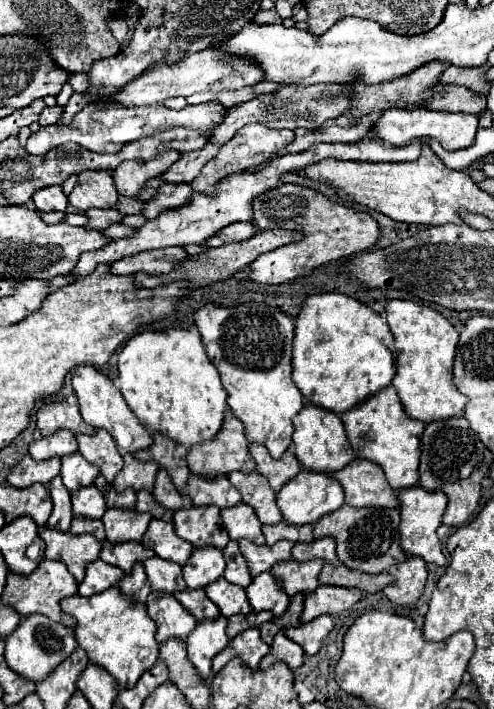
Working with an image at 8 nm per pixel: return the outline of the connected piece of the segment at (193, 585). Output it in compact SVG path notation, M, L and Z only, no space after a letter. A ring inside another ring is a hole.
M196 548L188 562L182 566L184 580L188 590L204 588L222 578L226 562L222 558L222 550L212 548Z

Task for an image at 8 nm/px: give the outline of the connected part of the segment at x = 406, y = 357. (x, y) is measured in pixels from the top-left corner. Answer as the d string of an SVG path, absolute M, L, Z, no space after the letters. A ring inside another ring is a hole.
M390 300L386 304L386 316L398 352L398 370L392 386L396 388L404 410L408 410L408 418L428 424L462 416L468 398L458 392L452 380L452 360L456 354L458 332L450 320L412 300Z

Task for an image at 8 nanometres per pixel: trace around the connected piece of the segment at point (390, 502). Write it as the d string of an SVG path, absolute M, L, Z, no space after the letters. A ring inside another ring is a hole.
M354 460L346 468L332 474L344 488L348 506L376 506L376 508L396 508L398 498L388 486L382 468L368 460Z

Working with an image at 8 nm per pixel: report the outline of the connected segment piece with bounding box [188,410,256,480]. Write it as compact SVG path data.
M230 410L214 442L204 442L188 450L188 468L192 474L210 480L236 470L242 474L252 474L256 470L248 452L248 440L244 438L244 426Z

